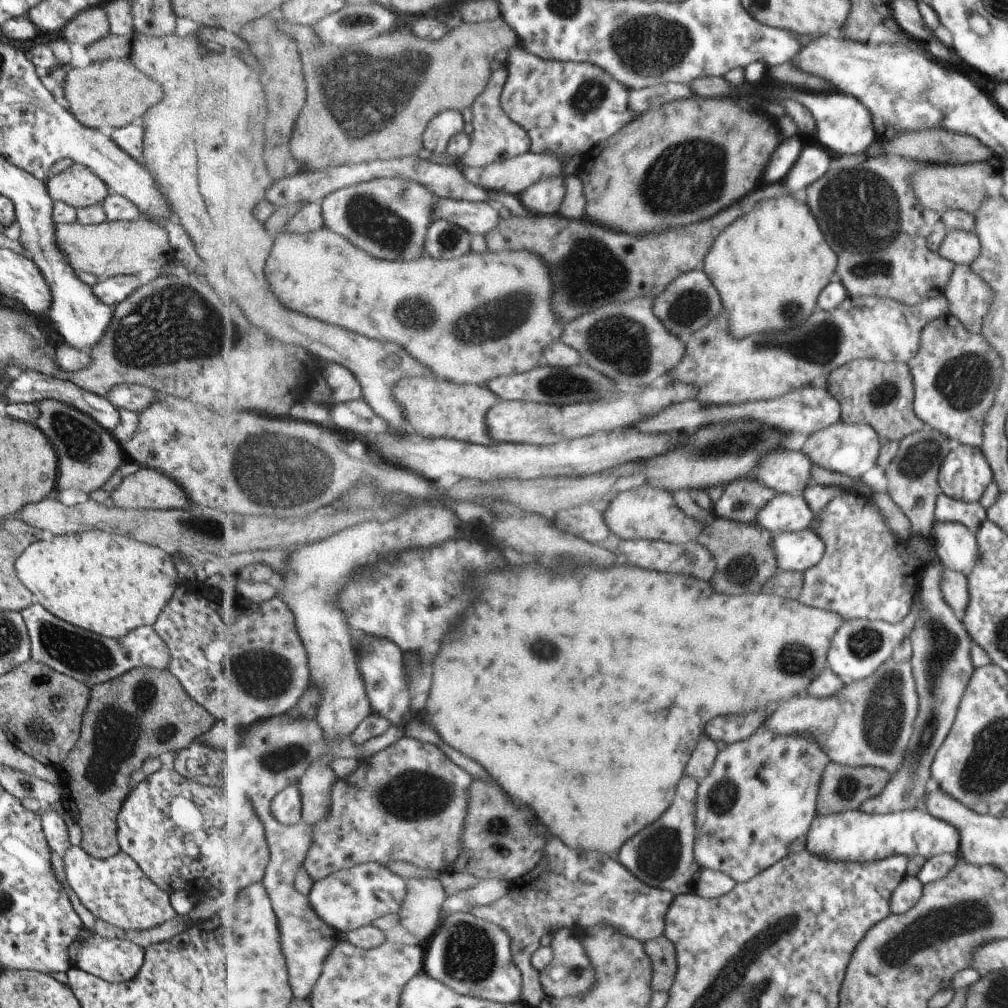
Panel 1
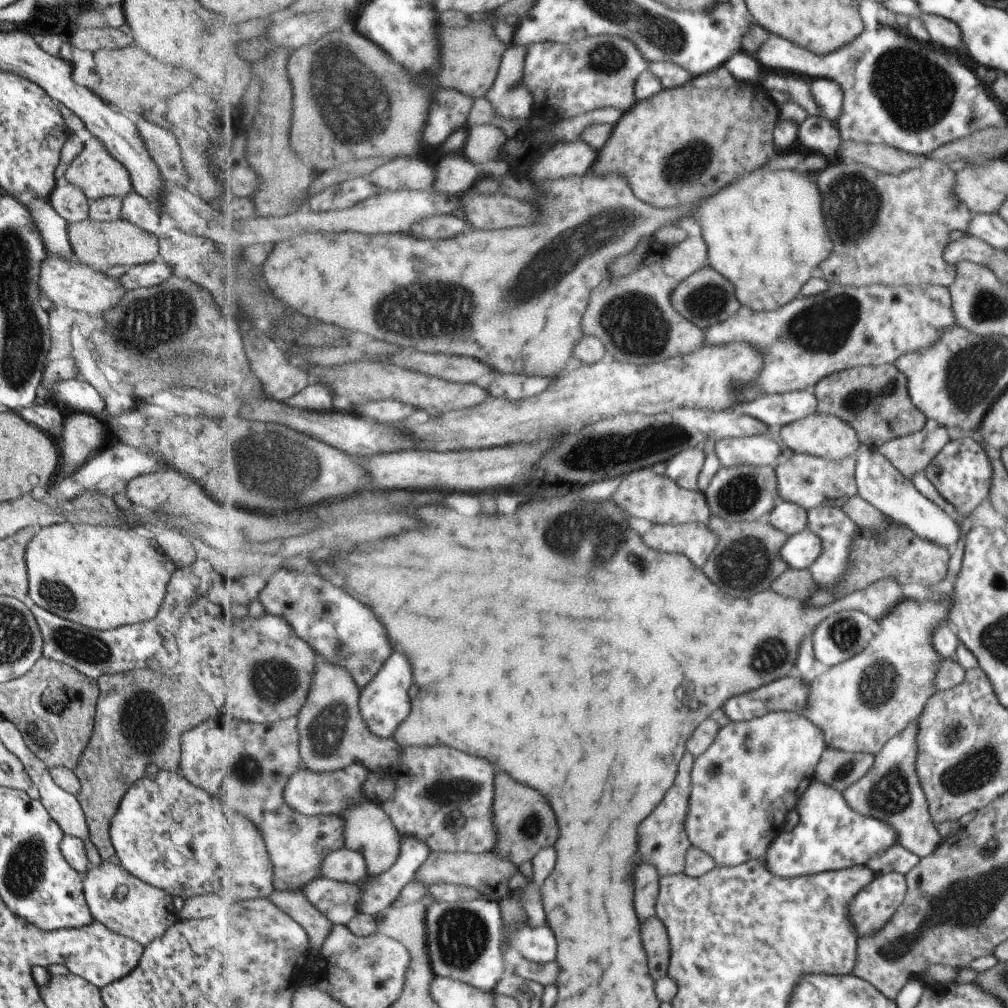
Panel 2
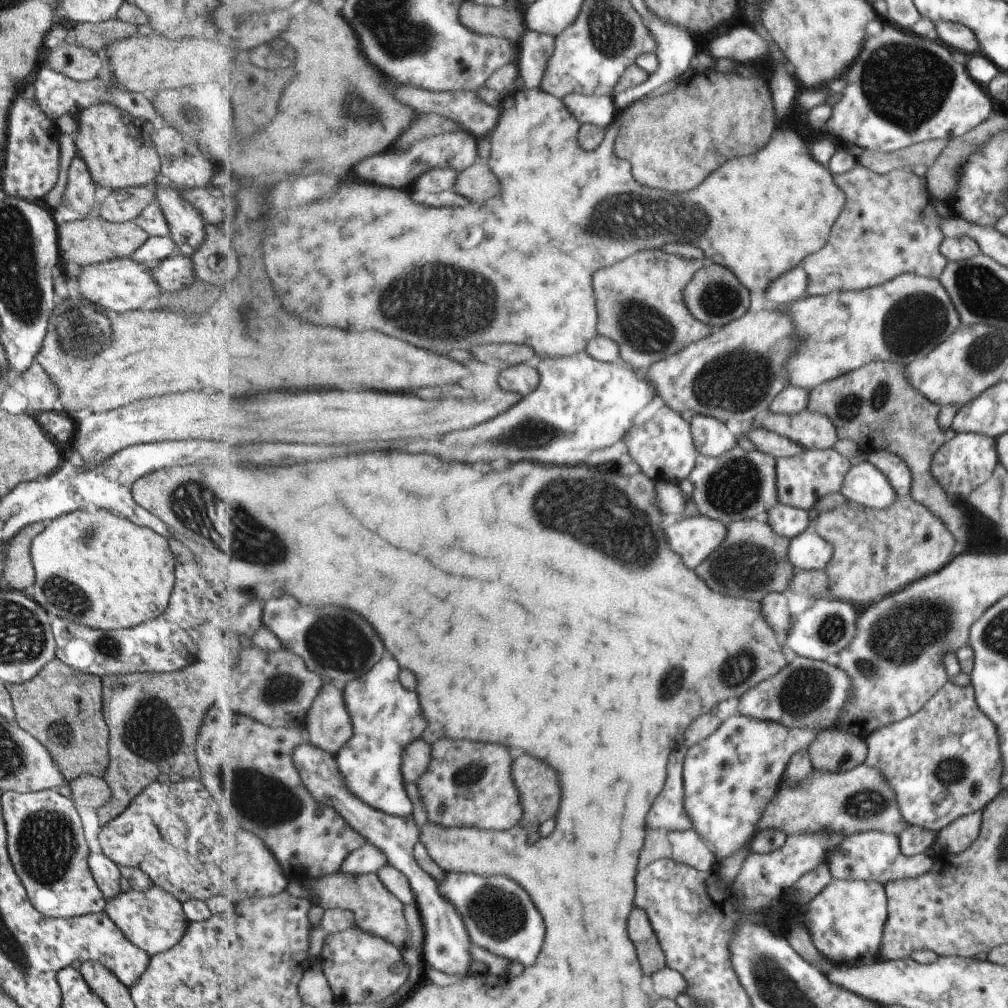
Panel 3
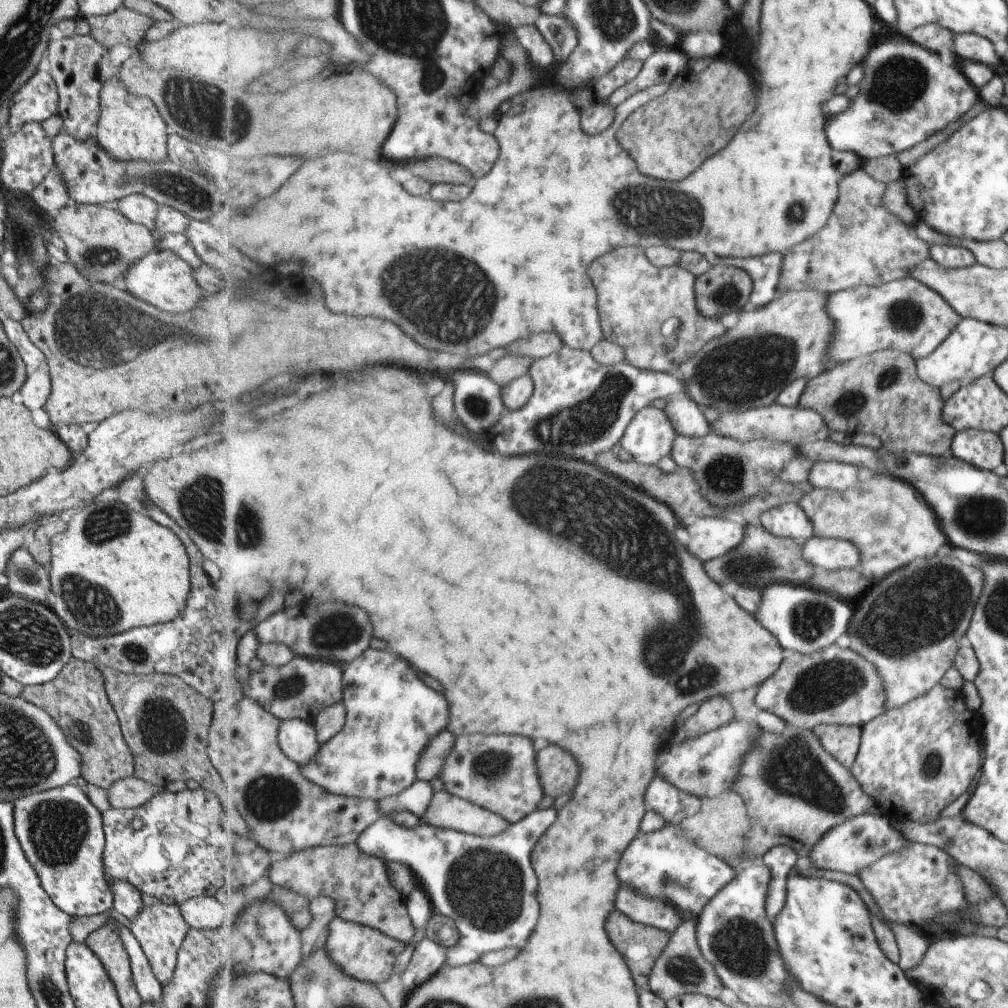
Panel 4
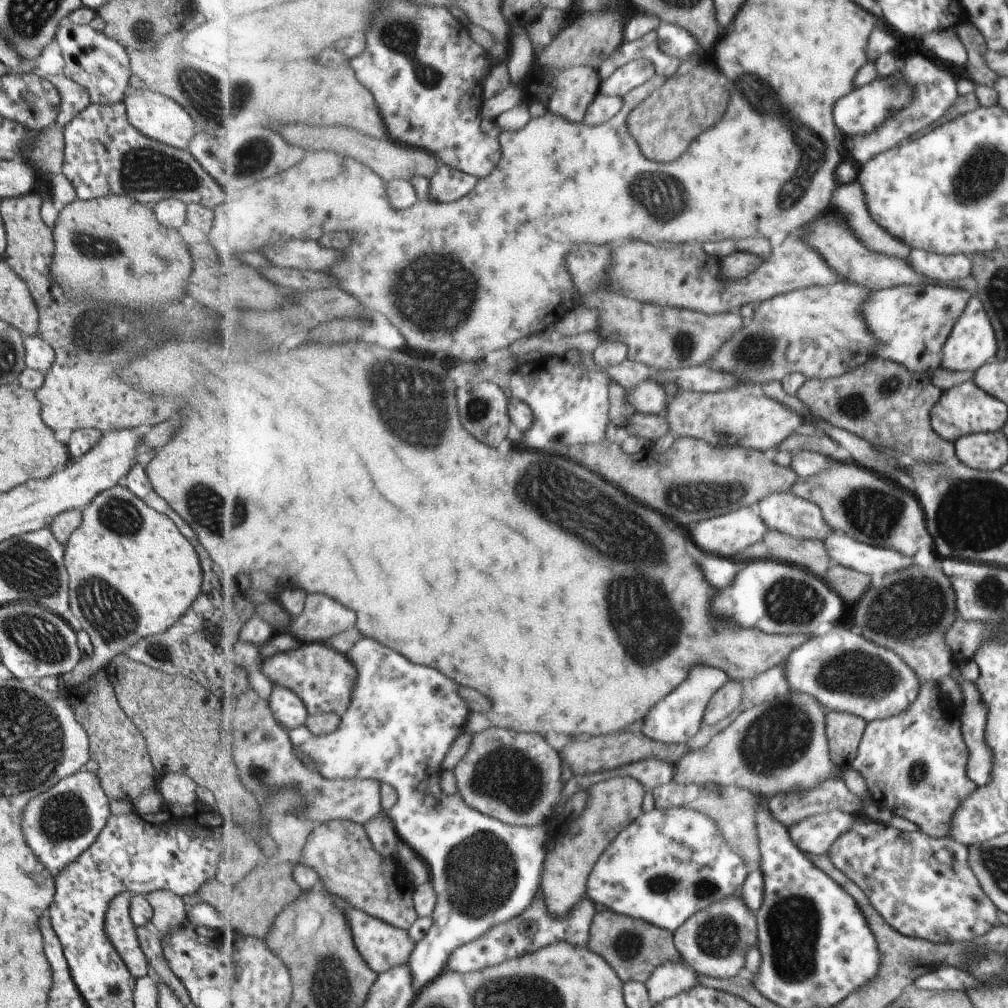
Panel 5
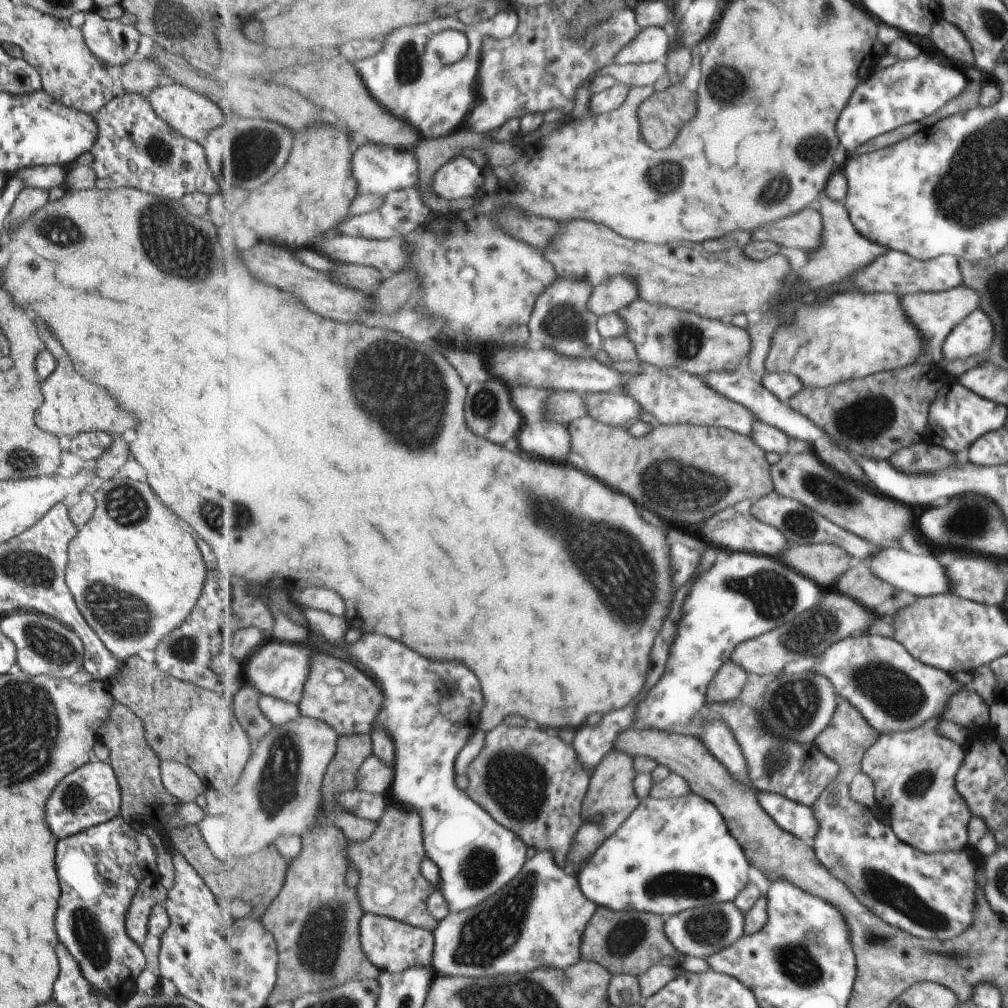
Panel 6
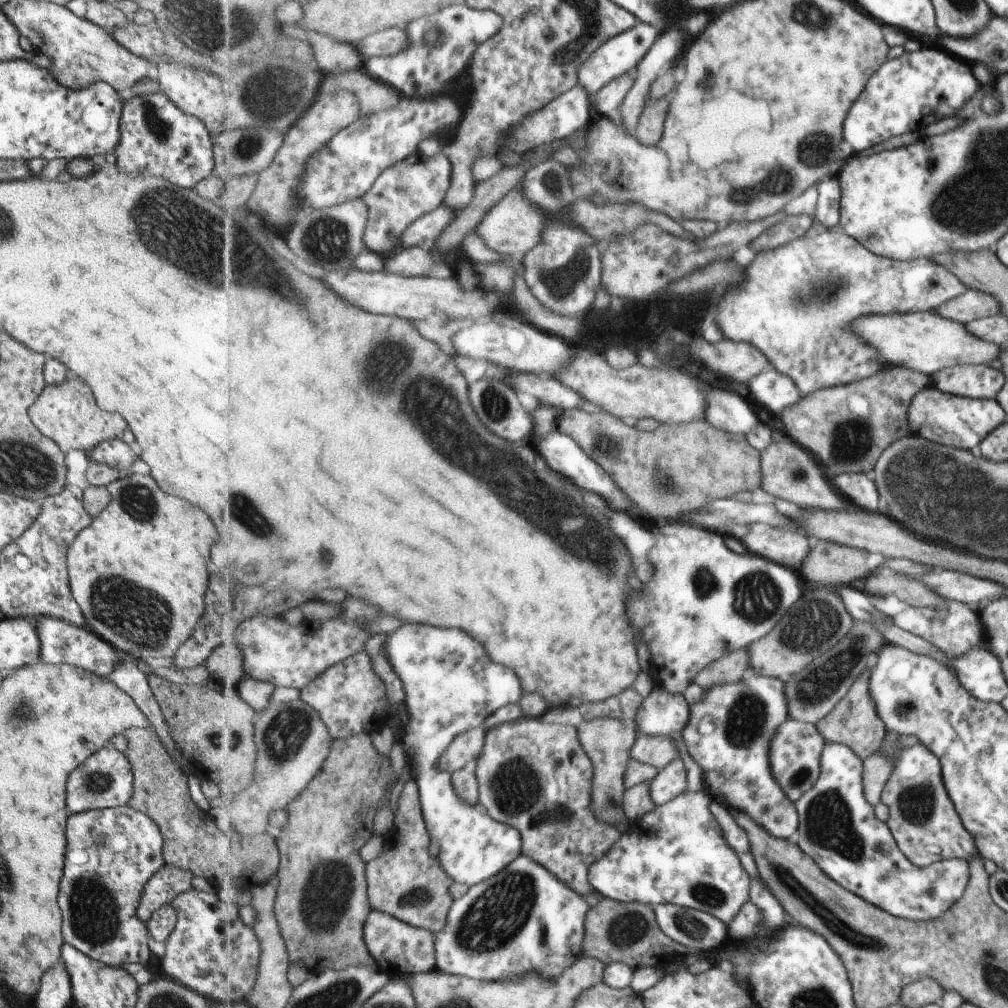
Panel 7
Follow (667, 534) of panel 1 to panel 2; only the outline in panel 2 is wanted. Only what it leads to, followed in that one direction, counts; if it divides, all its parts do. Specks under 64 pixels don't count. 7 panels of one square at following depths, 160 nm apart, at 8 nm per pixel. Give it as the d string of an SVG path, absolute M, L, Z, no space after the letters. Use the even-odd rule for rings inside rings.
M652 467L626 474L614 494L614 499L623 510L629 510L632 517L649 520L655 525L678 525L690 522L707 525L713 517L704 492L683 488L665 474L656 474Z

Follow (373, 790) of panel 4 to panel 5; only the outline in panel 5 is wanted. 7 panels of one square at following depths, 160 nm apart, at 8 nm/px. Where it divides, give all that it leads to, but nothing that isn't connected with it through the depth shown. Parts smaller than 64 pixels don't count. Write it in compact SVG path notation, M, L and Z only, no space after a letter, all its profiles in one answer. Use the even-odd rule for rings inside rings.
M362 637L362 639L359 639L348 650L346 655L351 659L351 662L354 663L355 668L358 670L359 678L355 678L357 684L355 684L354 698L351 700L351 706L347 708L347 713L343 714L342 726L339 726L339 729L335 730L335 732L325 735L313 734L306 726L299 726L299 728L295 728L295 730L289 734L292 739L292 744L295 746L295 750L308 756L313 762L315 770L318 768L319 774L321 774L323 778L327 778L327 780L353 780L353 778L363 778L363 780L365 780L365 778L367 778L367 780L385 782L396 790L398 794L397 803L390 811L384 811L385 816L383 816L383 818L390 824L391 829L396 835L399 836L407 846L411 846L411 848L417 852L417 856L427 864L430 870L430 876L432 877L431 882L434 885L436 894L436 907L434 908L434 913L432 915L432 927L416 944L414 954L410 957L411 964L409 964L409 966L411 966L413 976L415 976L415 978L413 978L413 986L415 986L415 990L417 990L417 994L419 994L421 990L426 989L428 985L431 985L431 982L434 982L435 978L439 978L439 976L445 972L448 968L451 956L453 956L459 948L467 946L467 944L473 942L473 940L483 938L483 934L489 934L491 930L495 930L495 926L519 918L521 914L525 914L525 912L535 904L535 896L539 894L539 888L541 888L542 873L543 868L546 865L547 852L551 846L552 832L550 826L546 824L539 824L539 826L518 826L503 823L498 819L487 816L487 814L481 814L481 812L472 808L462 798L458 791L454 794L445 794L445 792L441 790L441 774L444 772L442 766L443 760L445 760L449 748L453 746L453 742L455 742L461 734L466 732L465 727L467 726L467 722L469 722L471 714L469 711L469 704L467 704L467 702L463 700L463 696L459 694L461 686L459 686L455 680L447 678L443 672L439 672L439 670L435 670L435 668L427 668L427 666L417 666L417 664L413 664L413 662L407 660L405 656L393 652L391 648L385 648L383 644L379 644L379 642L373 640L373 638Z

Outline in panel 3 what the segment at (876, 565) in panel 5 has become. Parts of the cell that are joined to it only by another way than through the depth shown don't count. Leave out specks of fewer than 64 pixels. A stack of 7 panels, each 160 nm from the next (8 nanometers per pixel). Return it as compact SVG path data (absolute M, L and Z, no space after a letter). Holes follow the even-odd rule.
M812 527L791 541L788 557L799 570L823 571L833 560L834 546Z

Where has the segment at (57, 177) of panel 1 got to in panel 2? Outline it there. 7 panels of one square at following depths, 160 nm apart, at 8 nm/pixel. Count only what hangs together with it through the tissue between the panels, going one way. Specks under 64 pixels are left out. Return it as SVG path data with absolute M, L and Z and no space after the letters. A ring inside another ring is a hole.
M92 135L82 143L79 154L68 164L61 183L78 186L89 201L105 197L124 197L132 191L127 169Z

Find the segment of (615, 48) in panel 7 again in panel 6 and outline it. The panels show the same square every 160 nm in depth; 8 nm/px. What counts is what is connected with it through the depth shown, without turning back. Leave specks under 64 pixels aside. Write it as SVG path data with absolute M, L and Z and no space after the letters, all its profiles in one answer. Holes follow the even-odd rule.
M642 27L641 32L631 44L621 49L613 63L645 64L653 60L663 60L671 52L670 29L661 27Z

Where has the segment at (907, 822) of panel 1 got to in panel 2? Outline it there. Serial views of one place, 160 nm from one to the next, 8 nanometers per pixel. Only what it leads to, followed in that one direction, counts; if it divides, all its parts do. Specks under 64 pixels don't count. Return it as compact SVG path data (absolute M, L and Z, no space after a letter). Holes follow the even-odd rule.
M817 779L810 784L805 796L798 802L796 810L799 814L797 826L792 831L783 832L762 857L766 859L770 870L784 879L816 875L825 871L850 869L854 866L865 866L867 861L878 857L881 853L886 853L891 845L897 845L899 842L898 832L889 823L855 811L838 788Z

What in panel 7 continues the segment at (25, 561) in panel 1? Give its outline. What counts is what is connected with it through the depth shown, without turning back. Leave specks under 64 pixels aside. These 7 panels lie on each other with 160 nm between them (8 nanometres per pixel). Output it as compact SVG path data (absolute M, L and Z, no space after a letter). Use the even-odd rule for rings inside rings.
M132 474L128 477L121 477L111 482L107 487L109 502L107 505L92 518L91 523L75 536L74 542L67 548L65 566L67 568L68 584L70 587L71 597L77 604L86 627L99 636L103 642L121 650L124 654L132 654L139 658L143 656L159 656L159 646L157 648L147 648L147 646L137 646L123 638L111 622L107 622L107 616L115 616L117 604L127 606L129 598L143 596L145 592L151 594L153 604L163 602L169 606L169 624L171 626L191 626L199 622L203 616L203 594L207 590L207 558L209 558L209 546L211 538L215 538L215 524L203 516L203 512L181 498L167 496L159 492L157 484L153 478L147 475ZM167 594L173 598L171 602L167 600Z

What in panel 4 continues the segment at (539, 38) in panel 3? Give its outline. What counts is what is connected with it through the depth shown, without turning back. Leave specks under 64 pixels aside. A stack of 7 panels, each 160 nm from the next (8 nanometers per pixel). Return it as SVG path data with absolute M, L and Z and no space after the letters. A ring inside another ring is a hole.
M542 16L535 22L539 32L548 40L557 66L569 59L579 44L579 32L577 28L567 20L566 16Z

